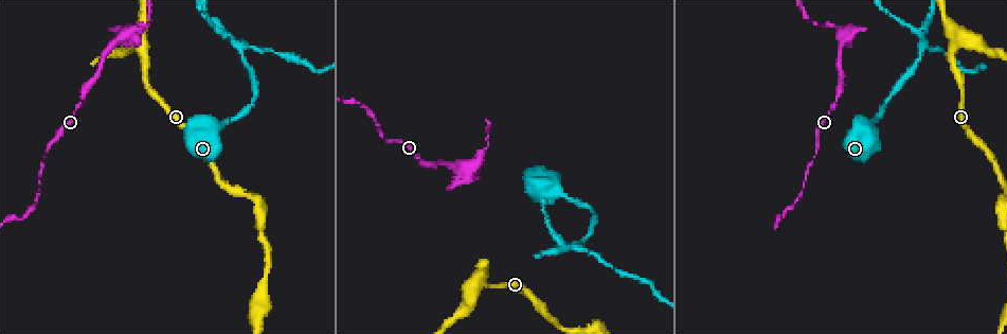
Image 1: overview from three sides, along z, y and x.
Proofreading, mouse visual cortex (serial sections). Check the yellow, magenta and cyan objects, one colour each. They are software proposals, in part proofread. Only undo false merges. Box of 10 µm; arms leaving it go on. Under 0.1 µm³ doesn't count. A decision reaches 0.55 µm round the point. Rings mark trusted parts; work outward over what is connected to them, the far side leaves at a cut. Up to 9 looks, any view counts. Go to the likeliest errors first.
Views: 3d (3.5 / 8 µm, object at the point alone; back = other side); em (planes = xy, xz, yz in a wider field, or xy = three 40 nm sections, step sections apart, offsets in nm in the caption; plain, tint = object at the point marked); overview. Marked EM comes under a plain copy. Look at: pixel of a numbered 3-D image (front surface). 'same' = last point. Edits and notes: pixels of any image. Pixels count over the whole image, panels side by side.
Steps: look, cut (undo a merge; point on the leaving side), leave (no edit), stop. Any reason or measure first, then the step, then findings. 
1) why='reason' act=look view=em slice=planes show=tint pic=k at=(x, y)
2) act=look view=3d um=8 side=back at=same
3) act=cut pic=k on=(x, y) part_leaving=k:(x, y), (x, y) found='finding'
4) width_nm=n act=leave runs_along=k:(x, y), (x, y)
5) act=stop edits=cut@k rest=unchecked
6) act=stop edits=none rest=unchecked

why='a narrow waist' act=look view=3d um=3.5 pic=1 at=(386, 141)

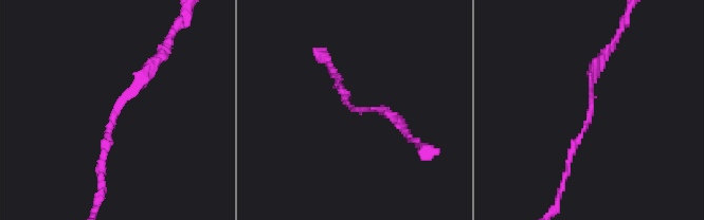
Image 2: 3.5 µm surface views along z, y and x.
arm_widths_nm=100,150 act=look view=em slice=xy step=5 show=tint pic=2 at=(358, 111)

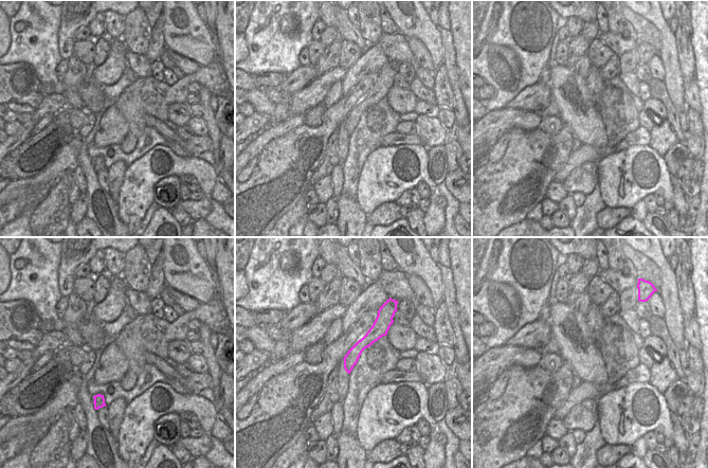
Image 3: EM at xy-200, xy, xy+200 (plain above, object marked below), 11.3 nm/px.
width_nm=160 act=leave runs_along=3:(380, 319), (348, 368) found='continuous, no second cell'

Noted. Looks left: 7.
why='branch point' act=look view=3d um=3.5 pic=1 at=(960, 37)

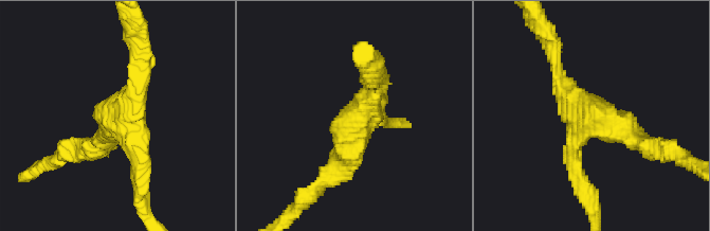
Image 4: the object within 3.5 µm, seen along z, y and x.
arms=3 arm_widths_nm=250,250,350 act=look view=em slice=xy step=2 show=tint pic=4 at=(362, 111)

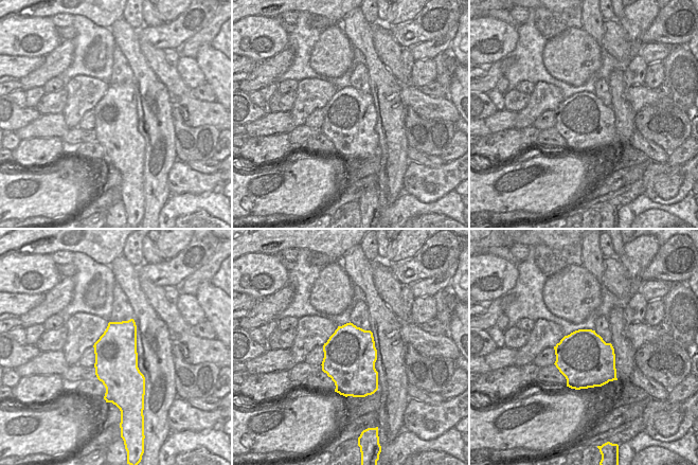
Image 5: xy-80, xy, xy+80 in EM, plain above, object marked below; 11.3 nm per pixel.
act=leave runs_along=4:(378, 108), (356, 119), (339, 171) found='all the same cell'

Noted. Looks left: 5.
why='abrupt turn' act=look view=3d um=8 pic=1 at=(842, 30)

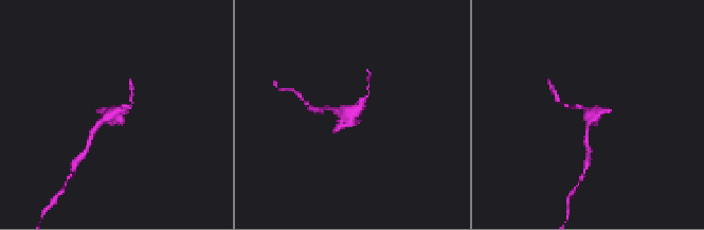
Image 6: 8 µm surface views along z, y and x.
why='closer look' act=look view=3d um=3.5 side=back at=same

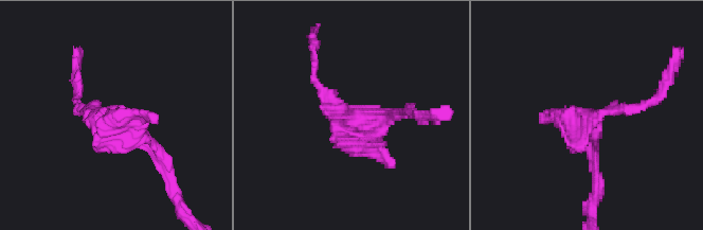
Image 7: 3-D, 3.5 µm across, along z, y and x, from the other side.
why='need the tissue' act=look view=em slice=xy step=5 show=tint pic=7 at=(590, 117)

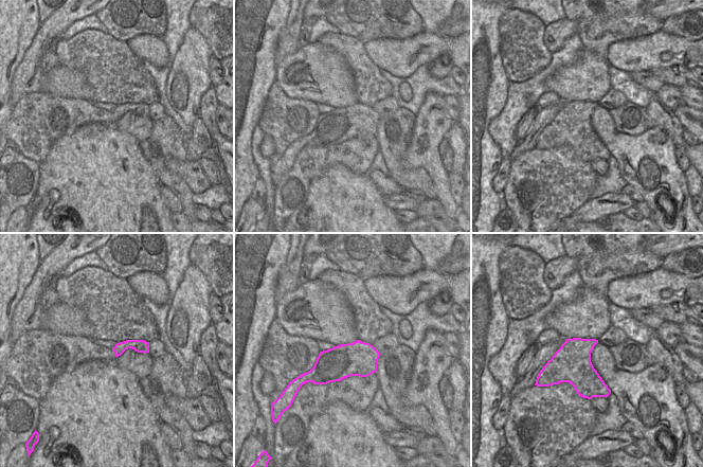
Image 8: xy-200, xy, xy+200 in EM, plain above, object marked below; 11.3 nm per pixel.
width_nm=380 act=leave runs_along=7:(396, 114), (338, 118), (316, 82), (316, 60) found='all the same cell'

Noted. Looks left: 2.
why='calibre changes' act=look view=3d um=3.5 pic=1 at=(227, 123)

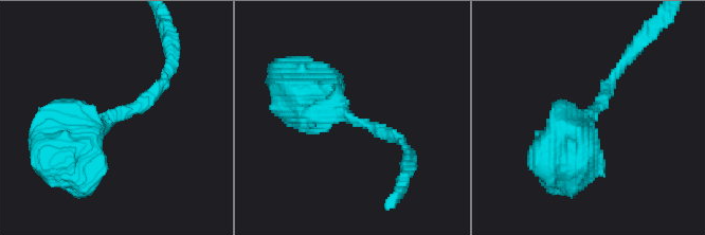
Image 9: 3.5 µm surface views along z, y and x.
arm_widths_nm=200,600 why='now the EM' act=look view=em slice=xy step=3 show=tint pic=9 at=(114, 117)

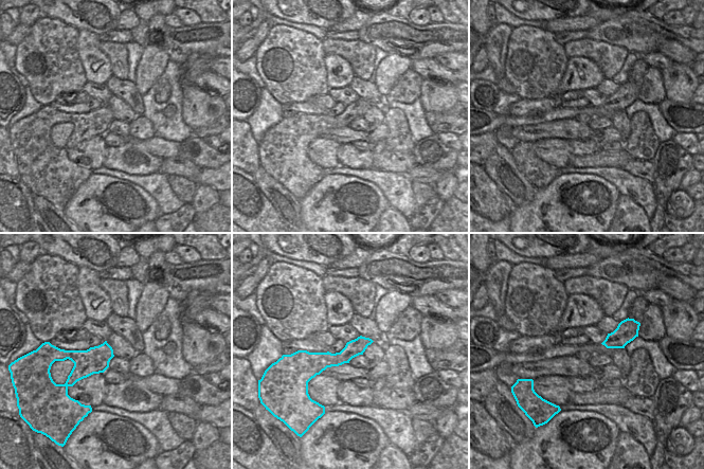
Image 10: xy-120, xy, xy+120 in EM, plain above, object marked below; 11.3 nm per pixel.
width_nm=190 act=leave runs_along=10:(368, 341), (338, 359), (305, 358) found='one cell here'

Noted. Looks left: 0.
act=stop edits=none rest=unchecked

